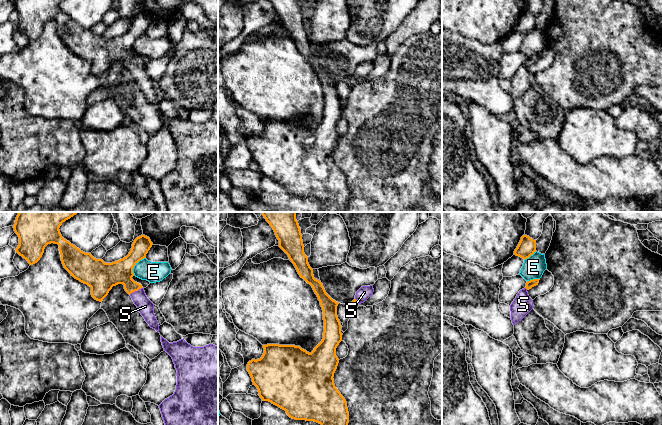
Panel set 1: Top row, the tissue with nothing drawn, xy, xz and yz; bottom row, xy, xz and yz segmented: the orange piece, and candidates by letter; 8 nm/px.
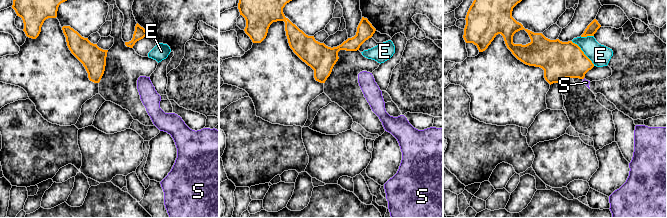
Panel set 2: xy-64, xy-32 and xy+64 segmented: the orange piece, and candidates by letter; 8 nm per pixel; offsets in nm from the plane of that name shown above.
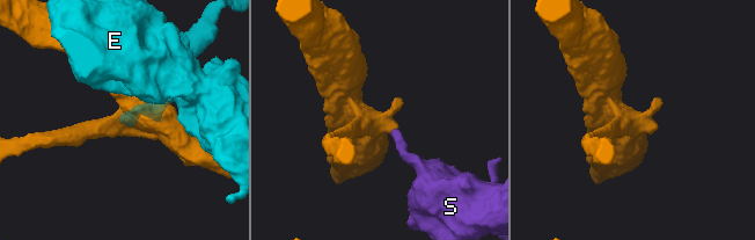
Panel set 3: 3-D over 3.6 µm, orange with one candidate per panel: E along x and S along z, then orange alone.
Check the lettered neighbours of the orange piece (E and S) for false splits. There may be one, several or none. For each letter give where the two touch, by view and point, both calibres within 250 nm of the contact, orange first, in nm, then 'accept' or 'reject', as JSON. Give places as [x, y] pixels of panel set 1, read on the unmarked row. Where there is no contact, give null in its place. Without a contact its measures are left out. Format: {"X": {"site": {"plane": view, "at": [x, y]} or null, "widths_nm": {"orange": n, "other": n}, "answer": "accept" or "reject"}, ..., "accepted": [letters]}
{"E": {"site": {"plane": "xy", "at": [135, 40]}, "widths_nm": {"orange": 200, "other": 160}, "answer": "reject"}, "S": {"site": {"plane": "xy", "at": [135, 66]}, "widths_nm": {"orange": 190, "other": 120}, "answer": "accept"}, "accepted": ["S"]}

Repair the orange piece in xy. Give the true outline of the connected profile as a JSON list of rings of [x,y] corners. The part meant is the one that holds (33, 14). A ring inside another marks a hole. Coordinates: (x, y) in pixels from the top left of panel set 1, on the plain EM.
[[[14,0],[14,7],[19,13],[16,28],[33,41],[40,36],[48,20],[58,20],[64,44],[75,55],[91,63],[91,71],[95,76],[102,78],[113,62],[123,60],[145,97],[159,108],[154,80],[147,74],[142,61],[132,55],[134,42],[146,34],[153,21],[150,14],[145,11],[137,13],[126,33],[105,39],[64,15],[59,6],[61,1]]]

